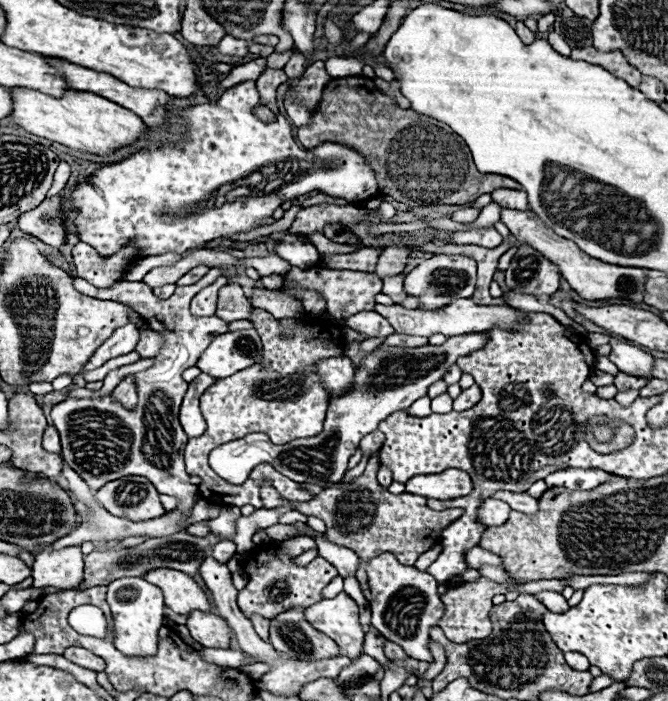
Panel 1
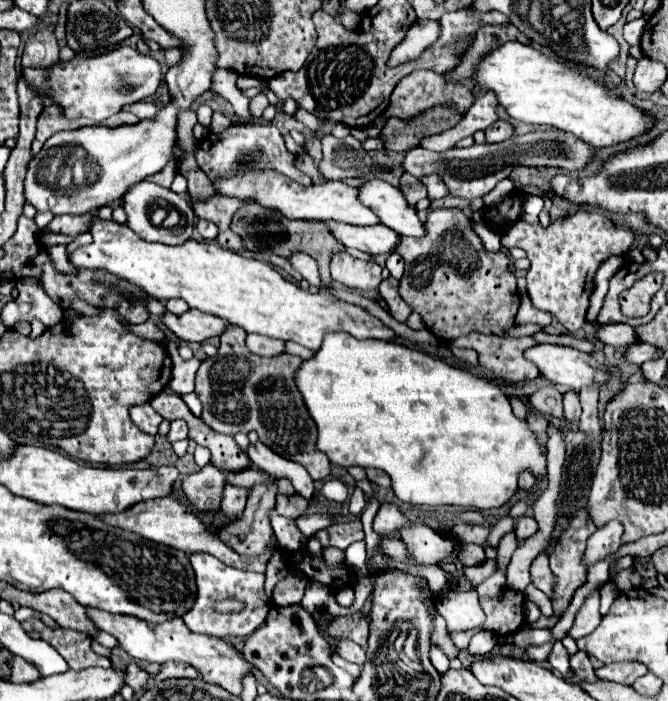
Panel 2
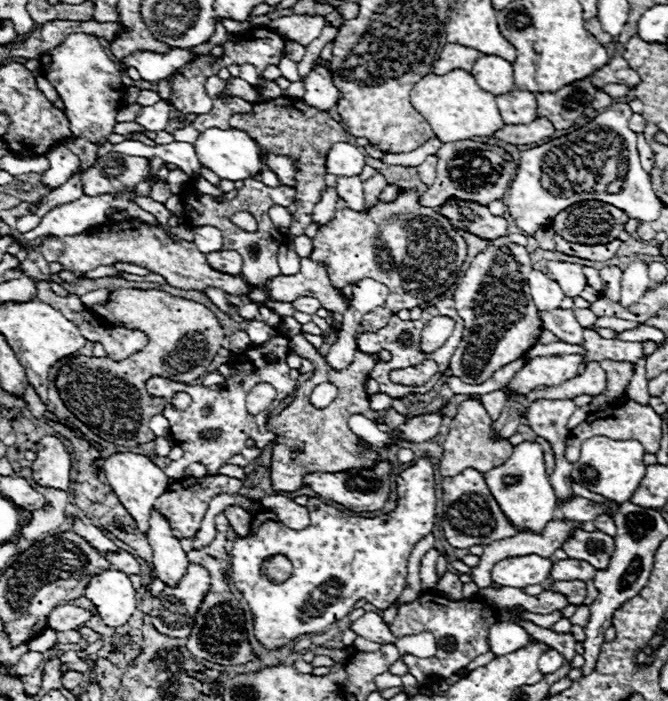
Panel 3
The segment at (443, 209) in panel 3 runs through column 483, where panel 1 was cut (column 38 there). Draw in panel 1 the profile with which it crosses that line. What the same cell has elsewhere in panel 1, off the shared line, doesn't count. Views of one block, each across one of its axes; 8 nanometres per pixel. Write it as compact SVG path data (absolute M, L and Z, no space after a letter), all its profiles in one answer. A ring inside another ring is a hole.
M50 196L42 200L40 206L34 210L22 214L18 218L18 226L22 232L28 232L36 236L38 240L60 248L66 244L66 226L64 226L64 210L60 208L64 204L62 196Z

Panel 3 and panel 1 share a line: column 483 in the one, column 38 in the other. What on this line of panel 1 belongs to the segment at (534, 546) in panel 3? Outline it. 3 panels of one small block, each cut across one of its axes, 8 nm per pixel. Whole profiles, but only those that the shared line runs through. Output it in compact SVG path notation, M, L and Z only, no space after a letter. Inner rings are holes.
M78 546L62 550L42 550L32 566L34 588L52 586L58 590L78 590L84 584L84 558Z

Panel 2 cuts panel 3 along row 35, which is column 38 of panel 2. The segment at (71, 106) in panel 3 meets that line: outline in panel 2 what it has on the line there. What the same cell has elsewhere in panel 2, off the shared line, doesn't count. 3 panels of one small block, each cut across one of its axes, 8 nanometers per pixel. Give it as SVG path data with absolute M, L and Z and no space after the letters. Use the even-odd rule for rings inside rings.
M120 46L108 54L96 58L72 58L70 62L58 62L50 70L50 82L46 80L48 72L28 68L28 82L34 90L46 92L56 104L60 104L68 118L92 118L96 124L116 114L124 104L138 102L146 96L152 96L162 82L162 68L152 56L144 56L138 50Z

